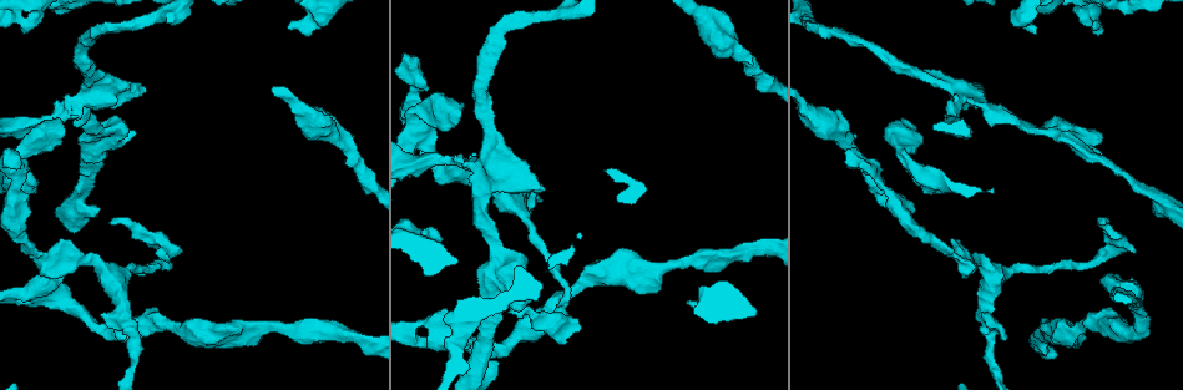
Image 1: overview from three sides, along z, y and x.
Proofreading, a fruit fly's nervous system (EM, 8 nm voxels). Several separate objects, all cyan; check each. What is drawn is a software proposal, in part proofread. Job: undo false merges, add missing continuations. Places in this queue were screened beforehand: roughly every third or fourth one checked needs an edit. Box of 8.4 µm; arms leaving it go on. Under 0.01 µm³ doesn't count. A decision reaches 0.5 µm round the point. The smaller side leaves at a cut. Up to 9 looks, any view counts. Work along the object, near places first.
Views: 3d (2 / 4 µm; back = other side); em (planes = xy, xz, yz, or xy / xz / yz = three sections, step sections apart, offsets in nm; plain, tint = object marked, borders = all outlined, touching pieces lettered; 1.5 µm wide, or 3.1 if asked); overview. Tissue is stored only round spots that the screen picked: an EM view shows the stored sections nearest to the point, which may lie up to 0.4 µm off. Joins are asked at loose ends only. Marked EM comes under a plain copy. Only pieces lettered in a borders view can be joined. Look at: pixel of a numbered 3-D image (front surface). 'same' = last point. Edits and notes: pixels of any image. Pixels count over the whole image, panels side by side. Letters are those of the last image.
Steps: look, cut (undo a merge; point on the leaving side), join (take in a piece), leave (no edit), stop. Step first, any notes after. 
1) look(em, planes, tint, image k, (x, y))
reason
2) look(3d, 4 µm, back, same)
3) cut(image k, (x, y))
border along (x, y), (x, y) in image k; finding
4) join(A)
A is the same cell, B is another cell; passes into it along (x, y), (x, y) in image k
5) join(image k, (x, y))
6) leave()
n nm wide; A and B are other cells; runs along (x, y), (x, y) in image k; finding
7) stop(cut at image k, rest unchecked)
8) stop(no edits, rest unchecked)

look(3d, 2 µm, image 1, (290, 27))
an open end

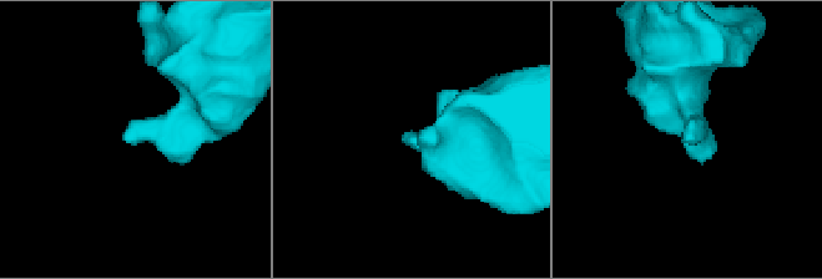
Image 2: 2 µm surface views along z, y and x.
look(em, xy, step 8, borders, image 2, (126, 138))

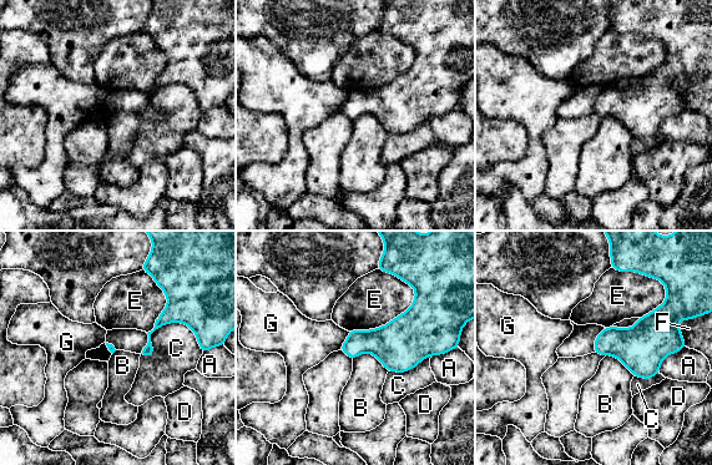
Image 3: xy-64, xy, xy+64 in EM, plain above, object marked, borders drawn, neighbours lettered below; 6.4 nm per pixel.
look(em, planes, borders, same)

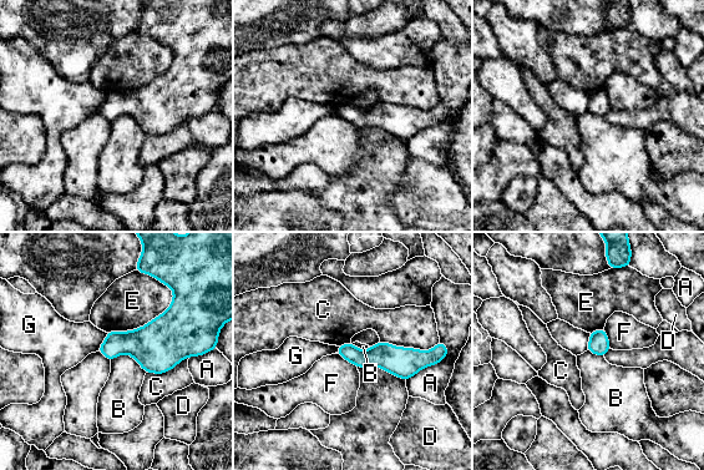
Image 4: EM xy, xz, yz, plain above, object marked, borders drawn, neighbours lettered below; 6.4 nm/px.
leave()
A, B, C, D, E, F and G are other cells; border along (603, 328), (611, 348) in image 4; none of them fits

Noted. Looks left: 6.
look(3d, 4 µm, image 1, (1134, 250))

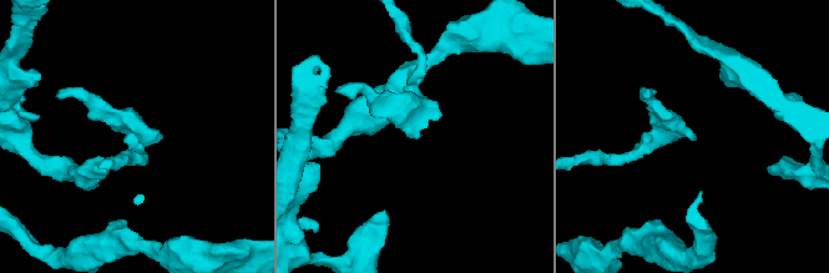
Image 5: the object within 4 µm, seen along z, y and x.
look(em, planes, borders, image 5, (694, 135))
shape alone is not enough

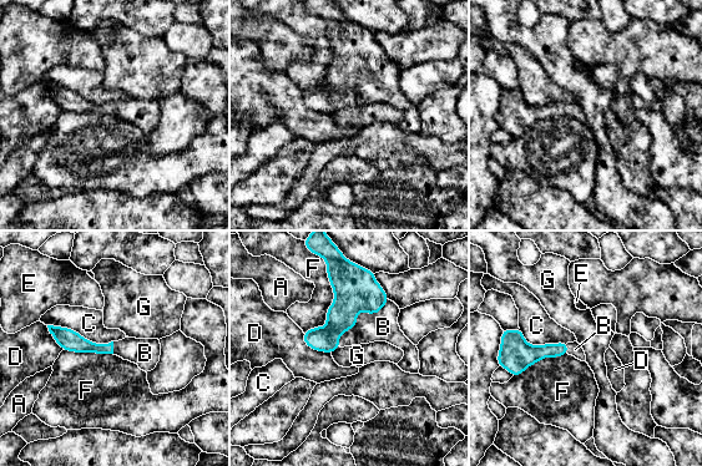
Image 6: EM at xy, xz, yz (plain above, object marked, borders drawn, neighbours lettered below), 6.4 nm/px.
join(B)
B is the same cell, A, C, D, E, F and G are other cells; passes into it along (355, 289), (355, 317), (383, 327) in image 6; it goes on there

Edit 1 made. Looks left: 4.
look(em, xz, step 4, borders, image 1, (127, 130))
branch stops here

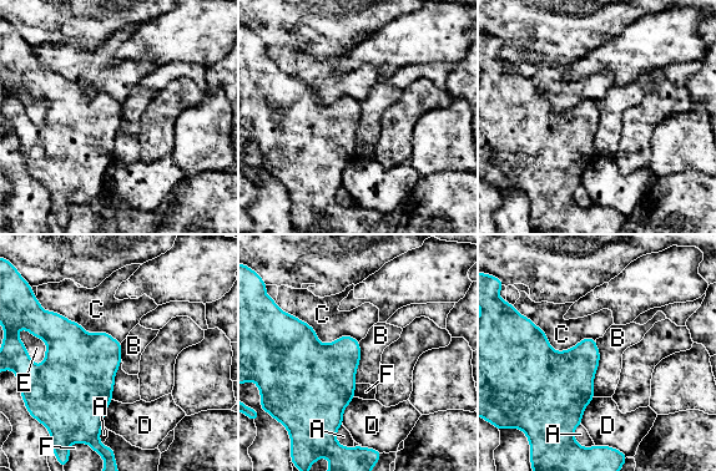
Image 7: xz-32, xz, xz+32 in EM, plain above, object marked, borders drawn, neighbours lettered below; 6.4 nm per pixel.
look(em, planes, borders, same)
another direction

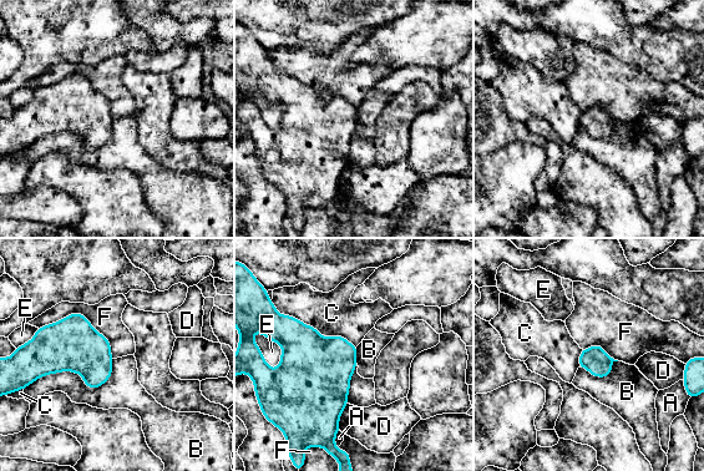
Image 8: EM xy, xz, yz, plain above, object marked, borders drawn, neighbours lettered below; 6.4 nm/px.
leave()
A, B, C, D, E and F are other cells; border along (114, 359), (96, 388), (34, 381) in image 8; no lettered piece goes on from it

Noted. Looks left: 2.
look(3d, 2 µm, image 1, (1035, 32))
branch stops here

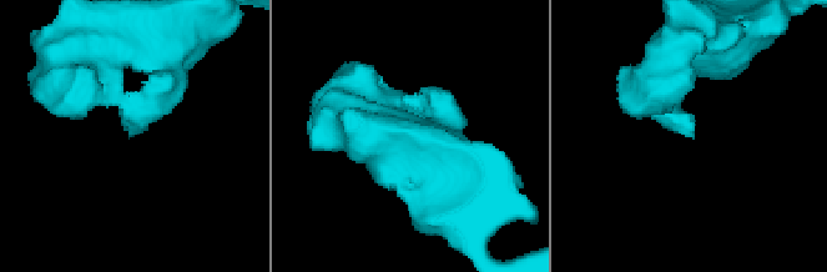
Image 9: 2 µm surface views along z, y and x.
look(em, planes, borders, image 9, (132, 134))

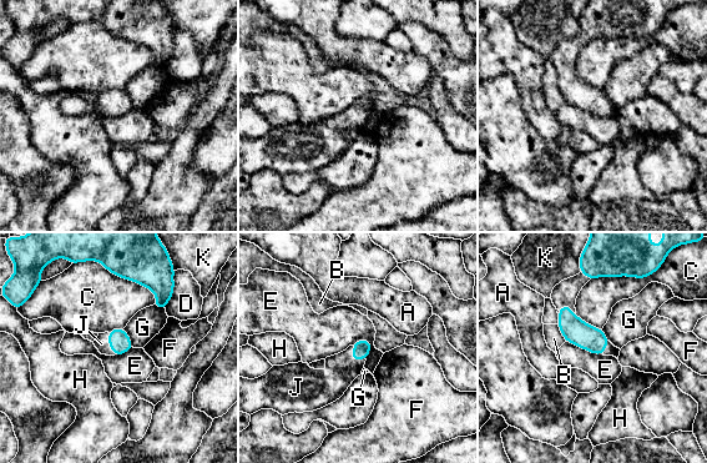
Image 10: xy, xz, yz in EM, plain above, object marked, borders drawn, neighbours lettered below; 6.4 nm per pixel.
join(J)
C touches over 400 nm; J is the same cell, A, B, C, D, E, F, G, H and K are other cells; passes into it along (360, 348), (353, 360), (326, 386) in image 10; the cell continues

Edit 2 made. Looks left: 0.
stop(join at image 6, join at image 10, rest unchecked)

